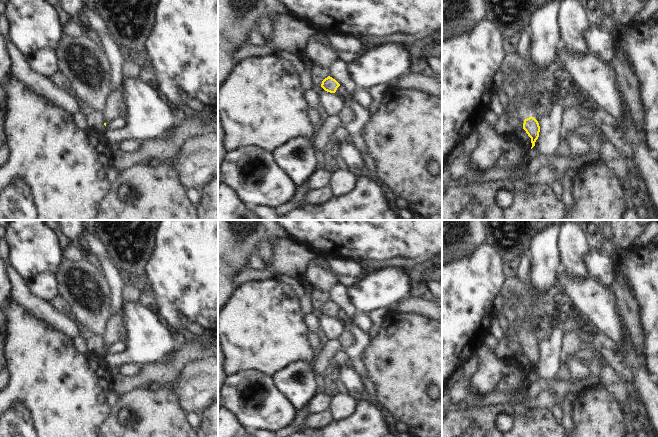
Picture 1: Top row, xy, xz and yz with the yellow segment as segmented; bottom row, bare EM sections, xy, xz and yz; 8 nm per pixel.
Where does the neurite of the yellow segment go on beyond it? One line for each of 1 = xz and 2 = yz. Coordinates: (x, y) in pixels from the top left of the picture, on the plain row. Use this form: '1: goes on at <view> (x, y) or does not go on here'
1: does not go on here
2: goes on at yz (523, 330)

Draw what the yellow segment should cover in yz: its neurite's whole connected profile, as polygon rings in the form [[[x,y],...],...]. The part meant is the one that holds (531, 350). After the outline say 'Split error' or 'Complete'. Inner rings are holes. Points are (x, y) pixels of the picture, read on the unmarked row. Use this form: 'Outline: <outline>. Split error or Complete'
Outline: [[[519,321],[514,326],[513,332],[517,336],[518,342],[524,344],[523,353],[531,362],[532,373],[535,370],[535,366],[538,363],[540,356],[539,347],[534,342],[534,328],[531,326],[530,322]]]. Split error.

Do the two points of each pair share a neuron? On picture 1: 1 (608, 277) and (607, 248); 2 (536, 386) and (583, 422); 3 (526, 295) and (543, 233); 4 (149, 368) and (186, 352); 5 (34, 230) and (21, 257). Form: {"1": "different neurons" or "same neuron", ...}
{"1": "different neurons", "2": "different neurons", "3": "different neurons", "4": "same neuron", "5": "same neuron"}

